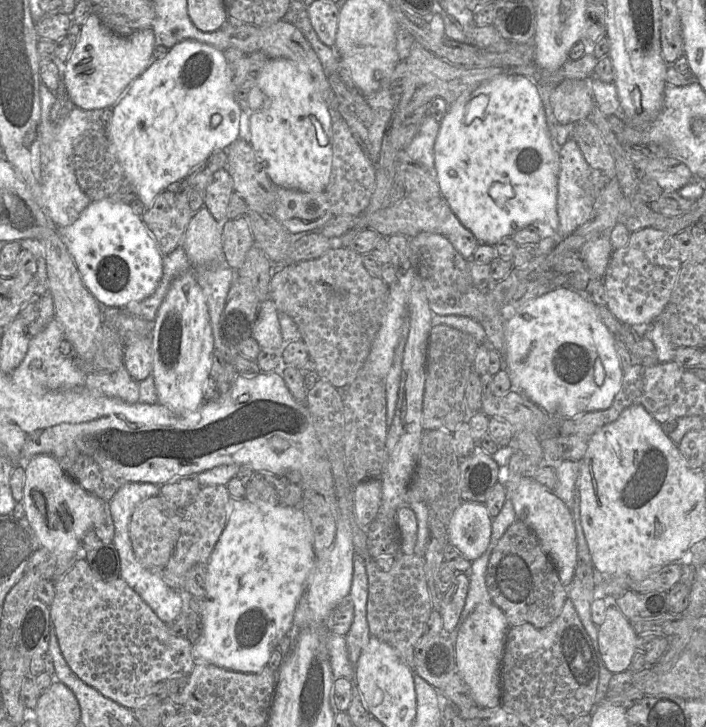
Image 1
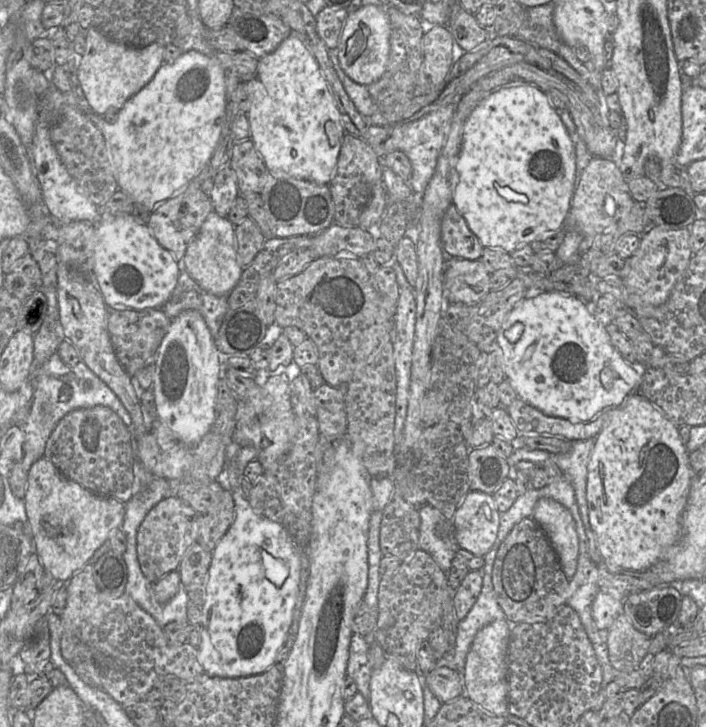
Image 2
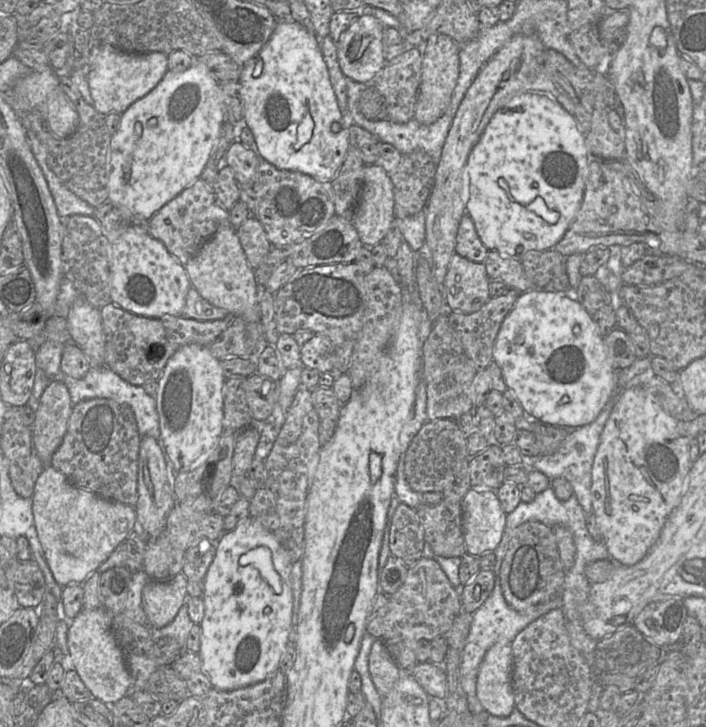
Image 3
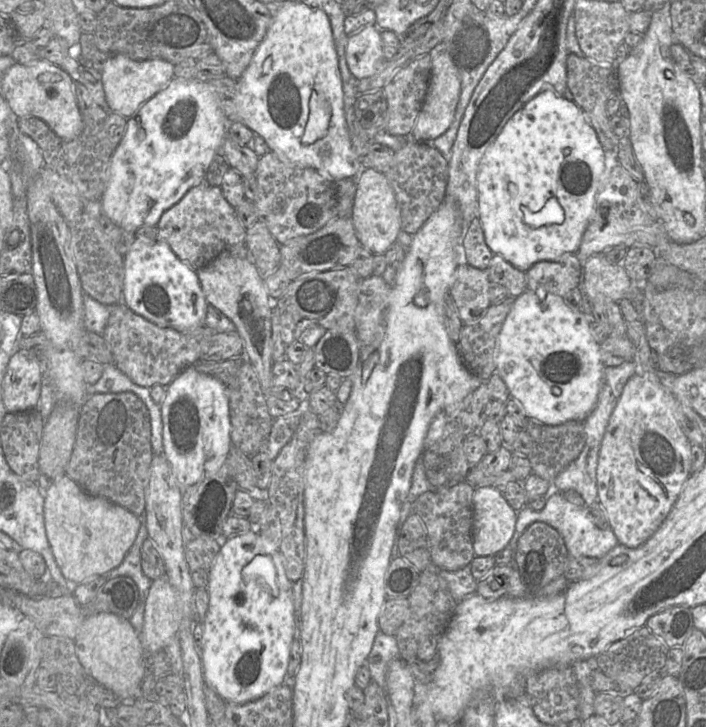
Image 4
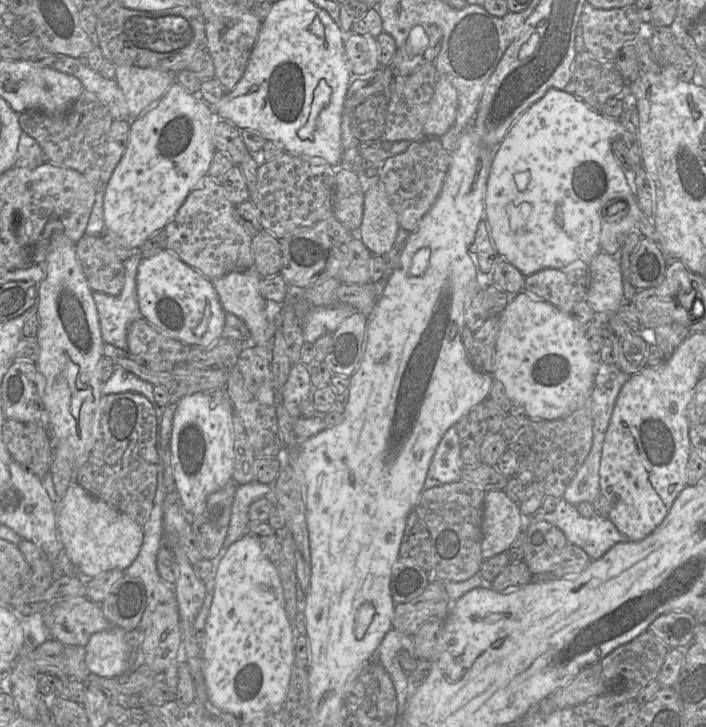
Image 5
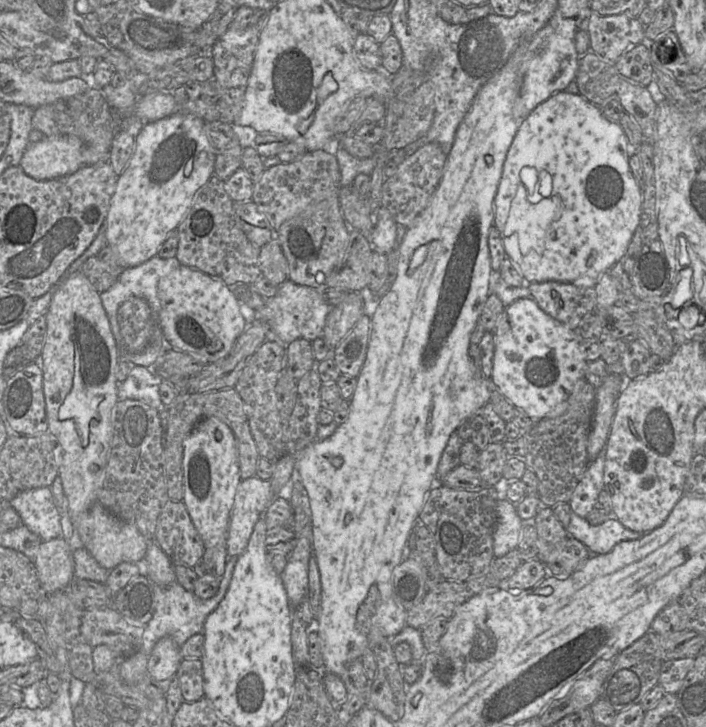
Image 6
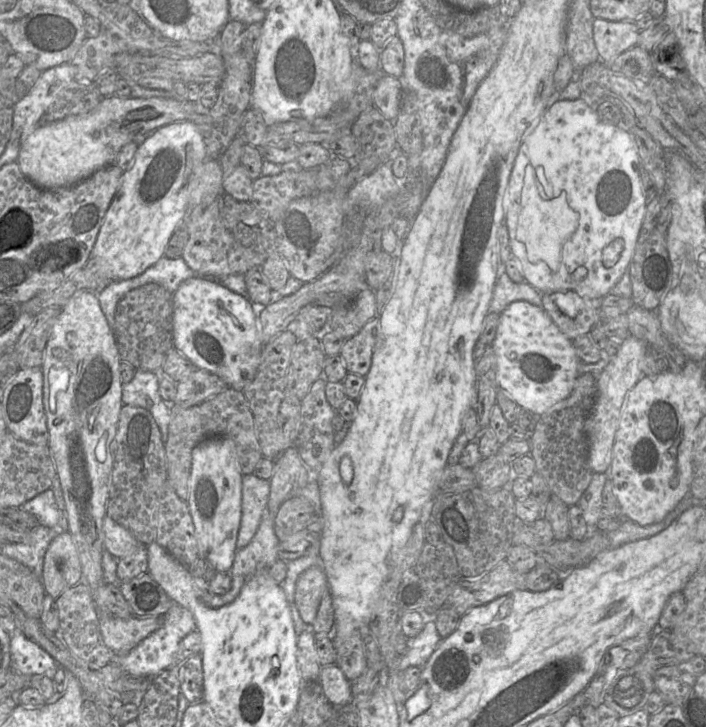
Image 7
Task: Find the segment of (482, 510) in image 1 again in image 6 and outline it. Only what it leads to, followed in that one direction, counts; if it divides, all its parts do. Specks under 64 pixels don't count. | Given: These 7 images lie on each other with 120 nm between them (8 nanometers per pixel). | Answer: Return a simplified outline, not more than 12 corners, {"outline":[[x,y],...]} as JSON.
{"outline":[[498,500],[493,553],[517,548],[524,523],[516,505]]}

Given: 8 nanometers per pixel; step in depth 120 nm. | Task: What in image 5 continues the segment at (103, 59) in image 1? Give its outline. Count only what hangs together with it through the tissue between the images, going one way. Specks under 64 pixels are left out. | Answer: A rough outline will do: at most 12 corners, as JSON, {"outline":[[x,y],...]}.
{"outline":[[118,65],[130,118],[157,105],[175,76]]}

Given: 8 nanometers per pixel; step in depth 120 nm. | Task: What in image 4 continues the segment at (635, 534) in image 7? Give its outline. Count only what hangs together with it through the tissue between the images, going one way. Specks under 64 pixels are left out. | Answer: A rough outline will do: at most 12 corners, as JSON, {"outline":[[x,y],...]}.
{"outline":[[551,491],[545,507],[517,512],[515,551],[537,521],[560,533],[571,557],[601,559],[617,544],[610,527],[595,525],[588,506]]}

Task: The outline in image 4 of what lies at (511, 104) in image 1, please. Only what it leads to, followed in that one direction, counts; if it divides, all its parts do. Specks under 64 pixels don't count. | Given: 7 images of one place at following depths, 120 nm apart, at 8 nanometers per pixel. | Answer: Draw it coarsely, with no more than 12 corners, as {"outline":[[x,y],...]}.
{"outline":[[534,96],[477,172],[493,254],[577,253],[606,178],[573,100]]}

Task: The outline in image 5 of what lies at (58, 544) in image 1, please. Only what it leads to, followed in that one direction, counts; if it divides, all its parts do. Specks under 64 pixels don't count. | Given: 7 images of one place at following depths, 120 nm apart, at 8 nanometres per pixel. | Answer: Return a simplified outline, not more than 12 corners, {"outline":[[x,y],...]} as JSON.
{"outline":[[76,481],[57,506],[67,557],[85,578],[126,569],[143,528]]}

